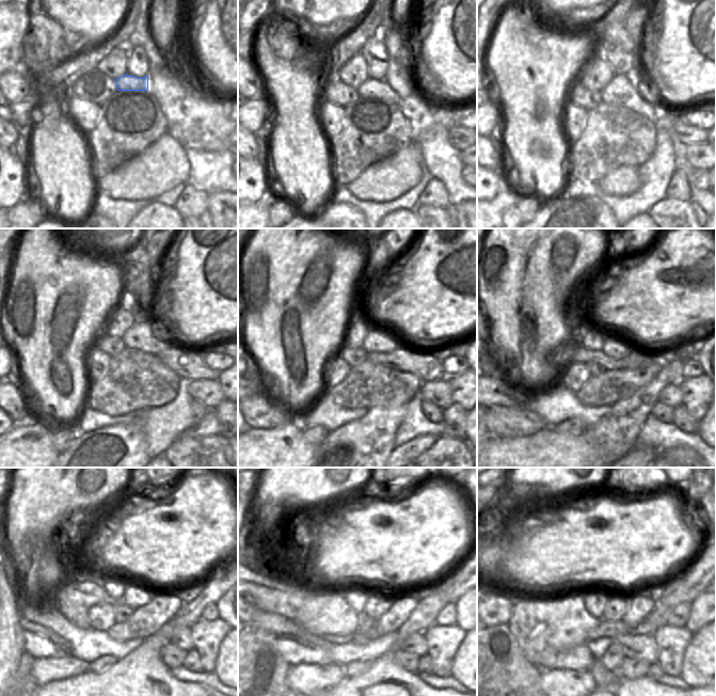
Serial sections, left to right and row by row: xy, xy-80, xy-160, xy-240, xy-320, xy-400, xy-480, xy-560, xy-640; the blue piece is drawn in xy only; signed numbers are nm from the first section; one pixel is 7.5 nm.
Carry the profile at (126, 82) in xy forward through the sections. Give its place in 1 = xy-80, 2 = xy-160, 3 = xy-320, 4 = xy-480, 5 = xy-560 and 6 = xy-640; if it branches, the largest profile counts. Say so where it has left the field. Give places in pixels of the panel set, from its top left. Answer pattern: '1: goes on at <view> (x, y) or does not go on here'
1: goes on at xy-80 (378, 89)
2: goes on at xy-160 (620, 91)
3: goes on at xy-320 (379, 339)
4: goes on at xy-480 (137, 594)
5: goes on at xy-560 (378, 602)
6: goes on at xy-640 (617, 605)

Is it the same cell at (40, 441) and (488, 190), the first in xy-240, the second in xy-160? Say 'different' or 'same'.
different

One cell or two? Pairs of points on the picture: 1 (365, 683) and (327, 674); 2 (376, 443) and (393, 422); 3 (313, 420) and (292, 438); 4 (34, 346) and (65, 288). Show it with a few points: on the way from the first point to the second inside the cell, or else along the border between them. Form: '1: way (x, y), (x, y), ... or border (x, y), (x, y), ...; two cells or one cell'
1: border (346, 677), (335, 684); two cells
2: way (377, 438), (387, 427); one cell
3: border (299, 418), (299, 424), (303, 428); two cells
4: way (48, 332), (56, 302); one cell

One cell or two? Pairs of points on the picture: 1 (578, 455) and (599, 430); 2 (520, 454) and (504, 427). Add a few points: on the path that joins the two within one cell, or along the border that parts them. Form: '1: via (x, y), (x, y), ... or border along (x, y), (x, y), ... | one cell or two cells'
1: border along (585, 430), (603, 456) | two cells
2: border along (535, 432), (518, 438), (492, 437) | two cells

